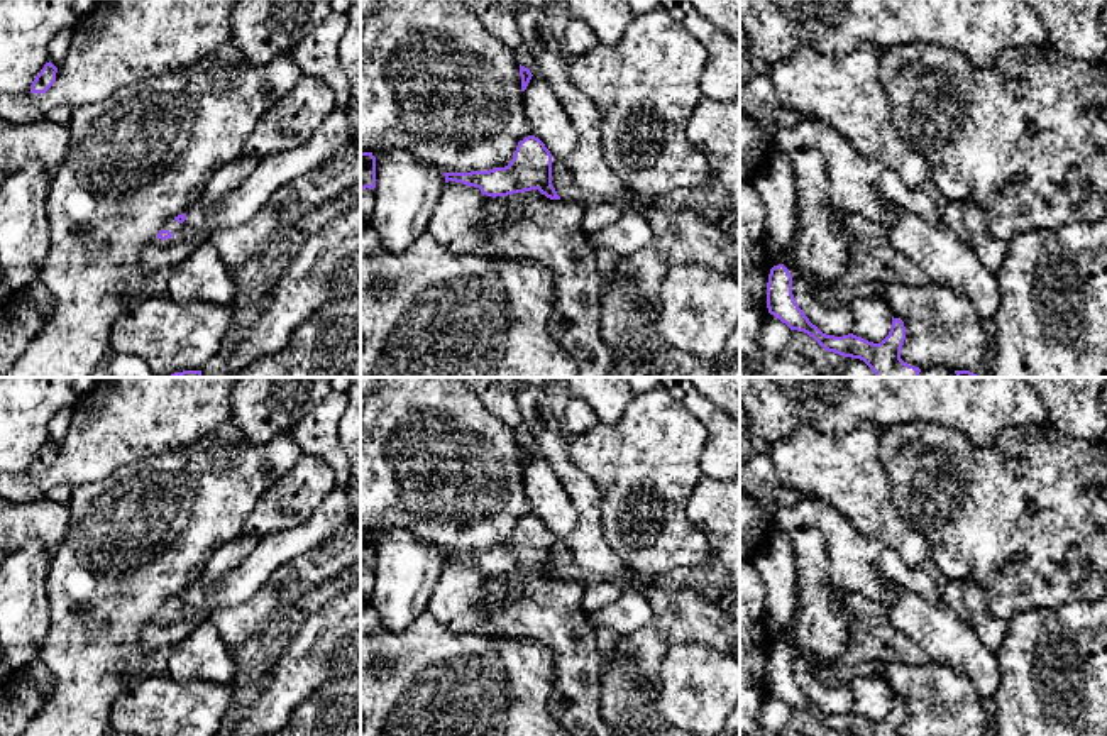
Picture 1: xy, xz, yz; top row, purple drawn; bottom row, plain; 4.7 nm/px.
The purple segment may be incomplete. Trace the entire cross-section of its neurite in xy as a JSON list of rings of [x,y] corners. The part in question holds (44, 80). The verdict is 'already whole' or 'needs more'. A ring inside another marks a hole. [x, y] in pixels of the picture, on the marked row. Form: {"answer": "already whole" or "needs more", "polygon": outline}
{"answer": "already whole", "polygon": [[[49,61],[30,85],[30,93],[46,93],[56,81],[58,68]]]}

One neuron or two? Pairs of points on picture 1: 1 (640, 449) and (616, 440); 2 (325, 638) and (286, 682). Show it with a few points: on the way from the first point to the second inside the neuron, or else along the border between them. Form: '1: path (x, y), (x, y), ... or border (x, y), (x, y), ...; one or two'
1: path (635, 449), (622, 445); one
2: path (320, 648), (297, 672); one

